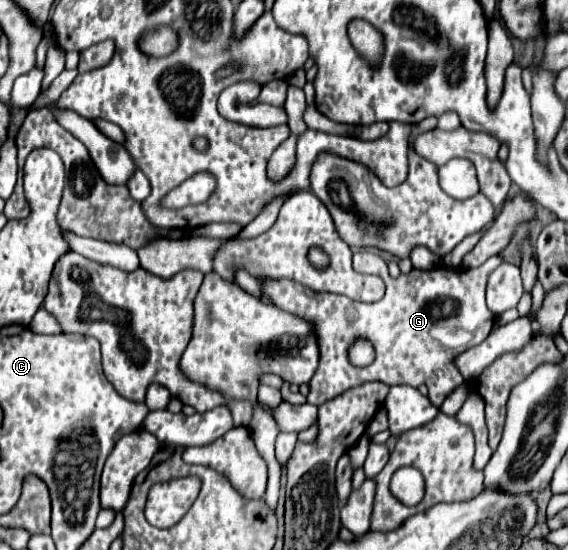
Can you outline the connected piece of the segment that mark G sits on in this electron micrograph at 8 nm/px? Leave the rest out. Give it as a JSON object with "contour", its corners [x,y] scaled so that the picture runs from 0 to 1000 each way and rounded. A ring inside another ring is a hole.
{"contour":[[[643,456],[629,460],[629,467],[643,467],[653,496],[671,496],[681,522],[671,547],[632,551],[604,536],[555,533],[516,511],[477,511],[477,518],[463,518],[467,536],[481,555],[555,591],[565,656],[544,693],[540,733],[565,736],[643,693],[674,693],[681,700],[752,700],[759,733],[776,740],[783,722],[815,696],[815,685],[808,685],[808,675],[794,664],[798,649],[854,620],[868,598],[871,573],[854,555],[854,522],[861,500],[886,478],[886,471],[871,464],[847,485],[808,493],[787,493],[780,485],[762,493],[727,489],[720,500],[692,507],[681,493],[681,478],[667,464]],[[621,613],[646,613],[660,627],[664,649],[650,667],[632,671],[614,660],[611,635]]]}

